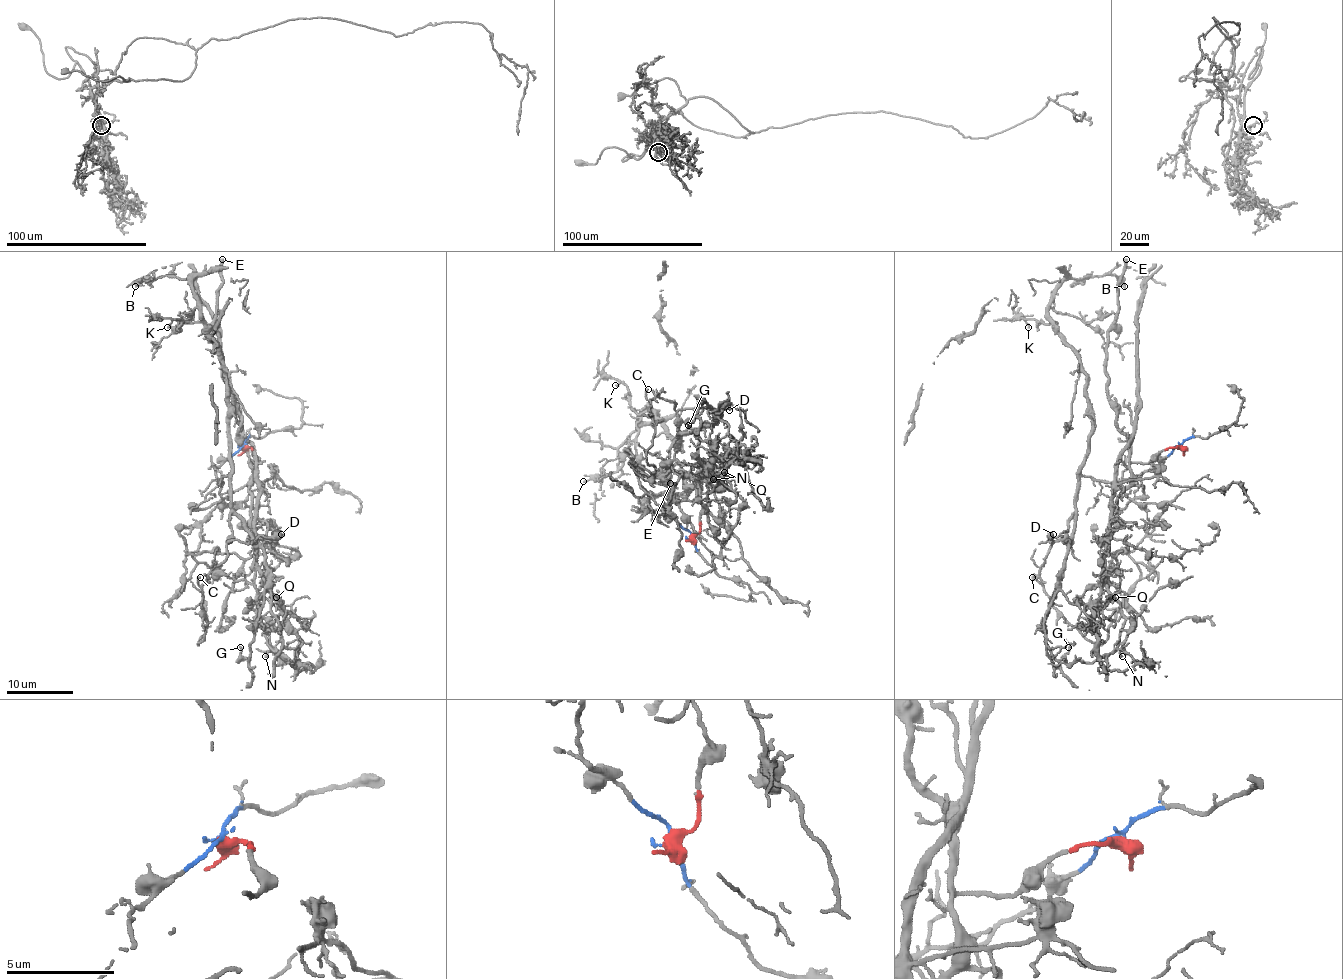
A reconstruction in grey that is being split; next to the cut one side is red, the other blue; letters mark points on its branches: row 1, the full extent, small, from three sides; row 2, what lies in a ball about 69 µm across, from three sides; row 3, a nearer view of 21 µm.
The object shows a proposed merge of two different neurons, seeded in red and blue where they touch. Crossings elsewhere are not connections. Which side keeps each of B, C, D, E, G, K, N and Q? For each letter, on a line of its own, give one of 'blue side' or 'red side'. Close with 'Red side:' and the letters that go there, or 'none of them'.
B: blue side
C: blue side
D: blue side
E: red side
G: blue side
K: blue side
N: red side
Q: red side
Red side: E, N, Q

